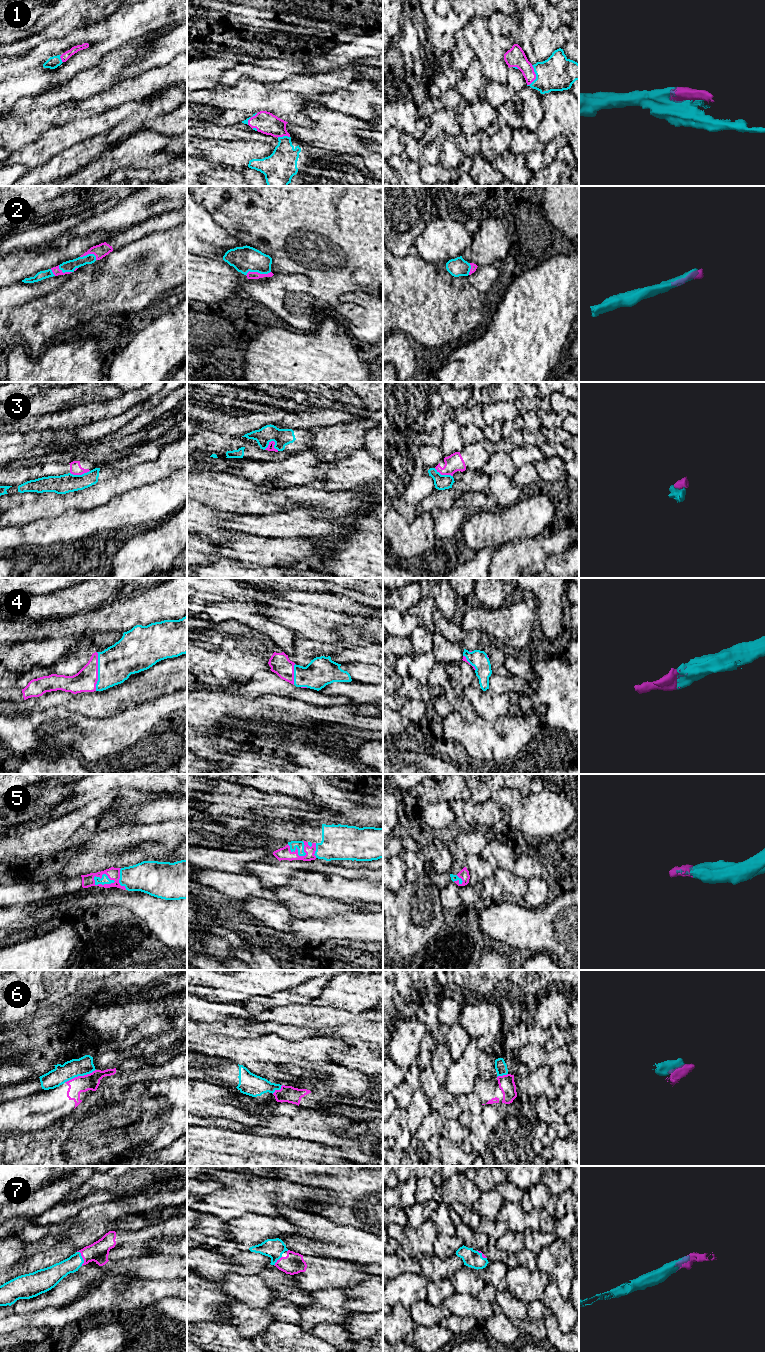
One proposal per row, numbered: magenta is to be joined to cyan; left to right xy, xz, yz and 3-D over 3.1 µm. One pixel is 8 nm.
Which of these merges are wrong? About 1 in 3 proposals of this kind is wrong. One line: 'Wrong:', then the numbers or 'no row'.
Wrong: 3, 6

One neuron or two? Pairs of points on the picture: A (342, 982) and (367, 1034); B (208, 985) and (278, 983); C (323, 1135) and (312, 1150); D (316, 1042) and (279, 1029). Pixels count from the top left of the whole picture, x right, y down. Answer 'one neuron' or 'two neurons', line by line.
A: two neurons
B: one neuron
C: two neurons
D: two neurons

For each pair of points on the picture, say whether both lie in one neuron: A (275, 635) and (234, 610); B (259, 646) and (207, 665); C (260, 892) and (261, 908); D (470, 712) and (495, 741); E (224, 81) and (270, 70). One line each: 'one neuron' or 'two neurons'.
A: one neuron
B: one neuron
C: two neurons
D: two neurons
E: one neuron

